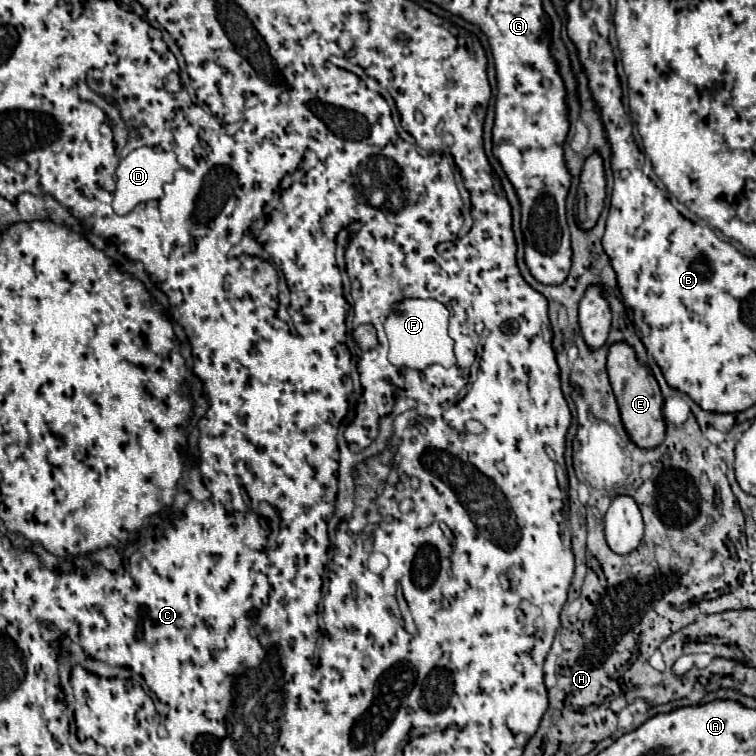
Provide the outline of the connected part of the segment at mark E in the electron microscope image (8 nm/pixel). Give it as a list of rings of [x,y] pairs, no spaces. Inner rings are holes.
[[[612,344],[610,346],[610,354],[608,354],[608,376],[610,376],[610,384],[620,408],[620,416],[622,416],[622,424],[630,436],[630,440],[638,446],[638,448],[656,448],[662,444],[664,434],[666,434],[666,422],[662,416],[662,394],[660,388],[654,380],[654,376],[650,376],[648,368],[642,366],[636,360],[634,350],[628,344]]]

